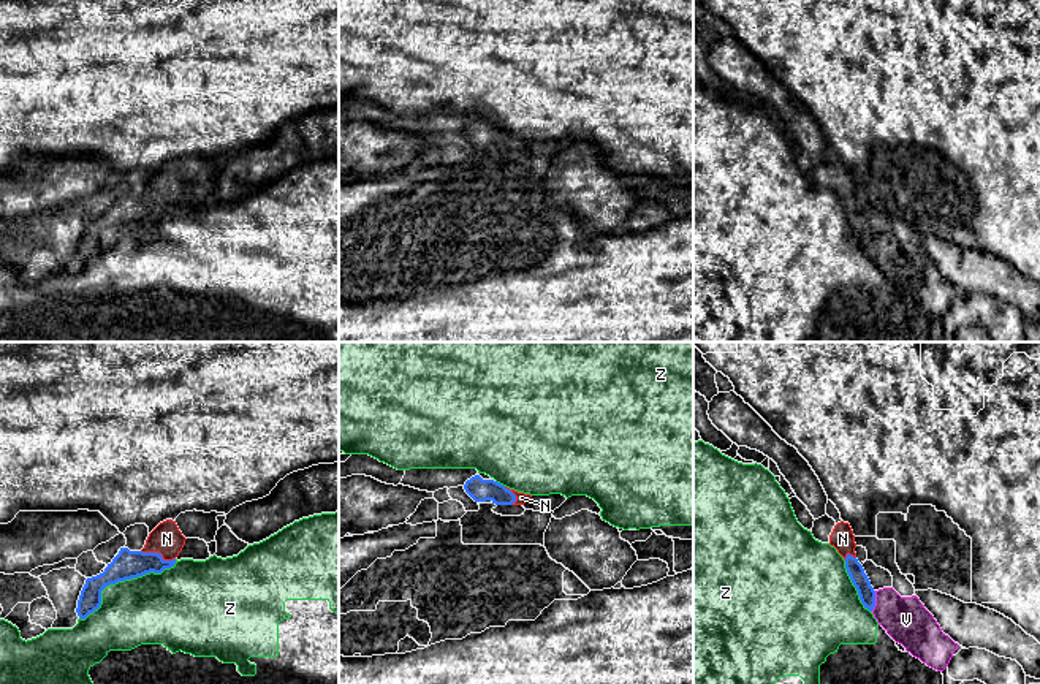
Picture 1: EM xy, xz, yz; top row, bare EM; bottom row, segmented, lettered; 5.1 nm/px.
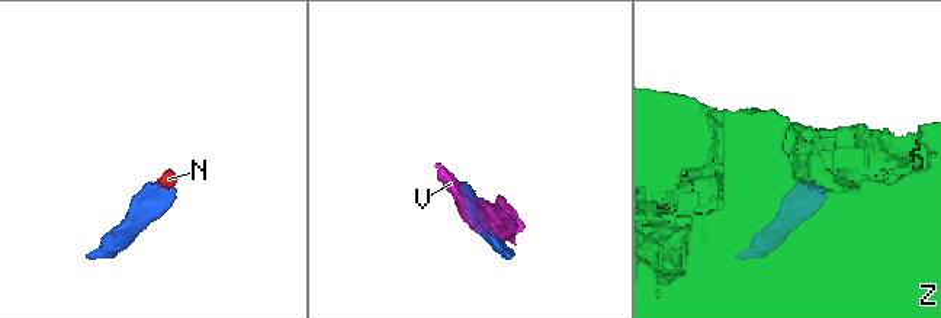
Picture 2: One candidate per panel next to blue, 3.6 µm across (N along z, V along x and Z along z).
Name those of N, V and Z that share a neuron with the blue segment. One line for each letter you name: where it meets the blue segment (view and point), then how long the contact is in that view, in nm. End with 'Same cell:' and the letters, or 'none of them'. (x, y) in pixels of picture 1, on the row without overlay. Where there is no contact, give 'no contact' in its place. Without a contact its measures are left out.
N: xy (157, 198) | 180 nm
Same cell: N

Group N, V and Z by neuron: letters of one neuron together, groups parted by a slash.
N / V / Z

